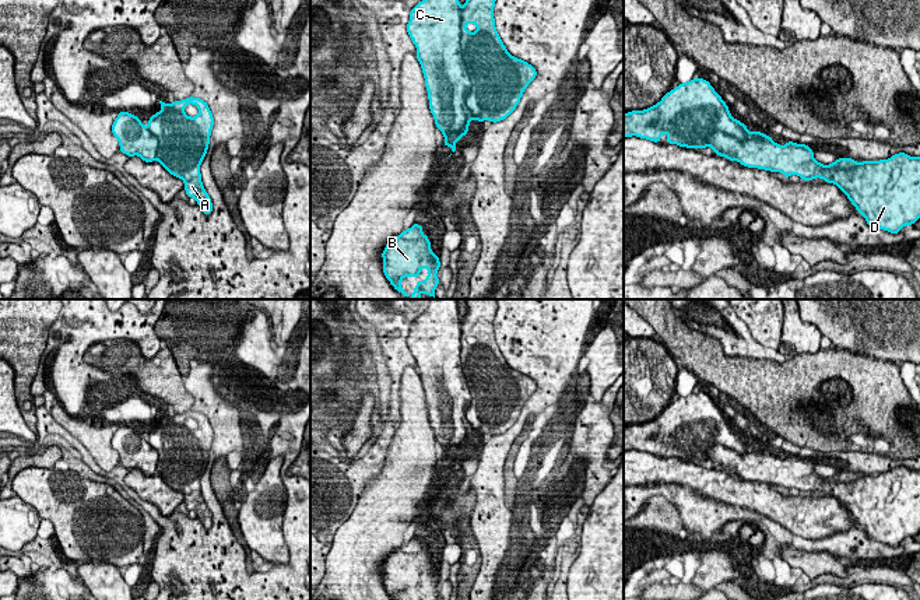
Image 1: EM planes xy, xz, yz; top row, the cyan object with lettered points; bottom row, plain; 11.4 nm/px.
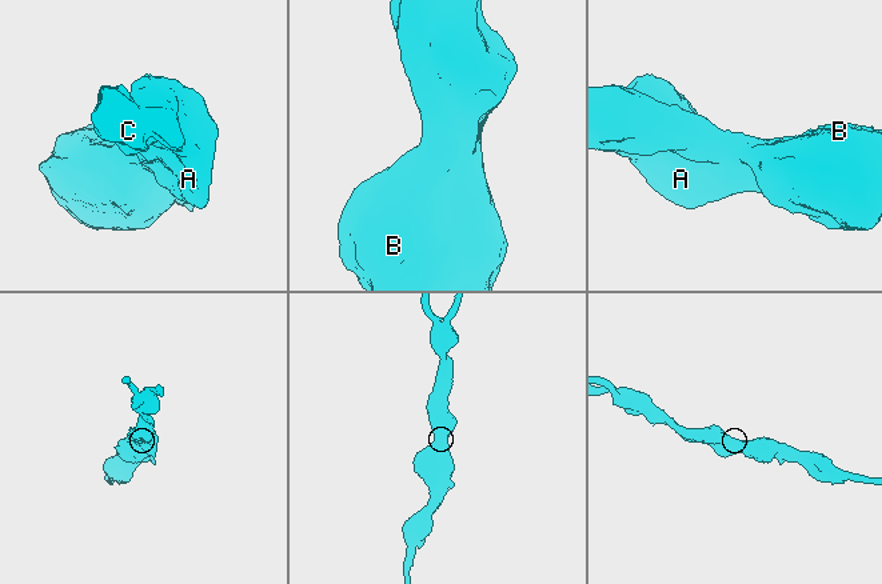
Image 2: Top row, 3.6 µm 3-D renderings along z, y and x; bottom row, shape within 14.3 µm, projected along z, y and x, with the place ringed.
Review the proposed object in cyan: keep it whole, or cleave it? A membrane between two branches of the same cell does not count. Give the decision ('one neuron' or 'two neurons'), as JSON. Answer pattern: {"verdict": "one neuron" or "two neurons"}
{"verdict": "two neurons"}

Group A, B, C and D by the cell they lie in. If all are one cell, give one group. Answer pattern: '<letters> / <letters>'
A / B C D

